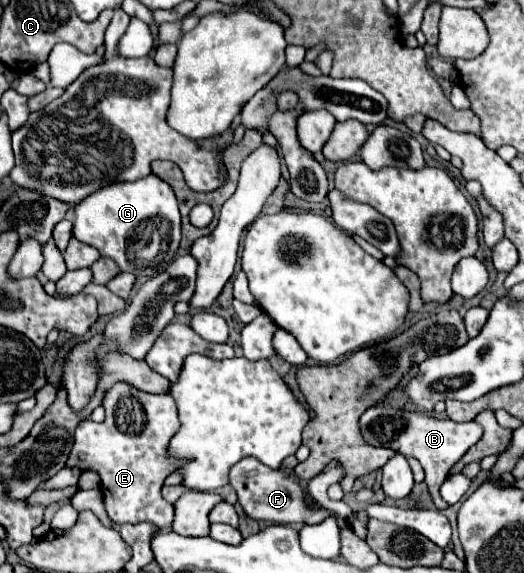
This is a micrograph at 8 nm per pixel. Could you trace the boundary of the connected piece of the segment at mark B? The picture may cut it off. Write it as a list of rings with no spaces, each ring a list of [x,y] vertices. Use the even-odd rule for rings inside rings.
[[[373,406],[363,412],[361,416],[361,434],[373,446],[393,448],[401,454],[413,456],[421,462],[425,470],[425,484],[431,494],[435,508],[445,510],[447,502],[439,496],[439,488],[449,476],[451,468],[463,458],[463,454],[479,442],[483,436],[483,428],[473,422],[453,422],[449,418],[433,418],[417,410],[403,410],[393,406]]]

